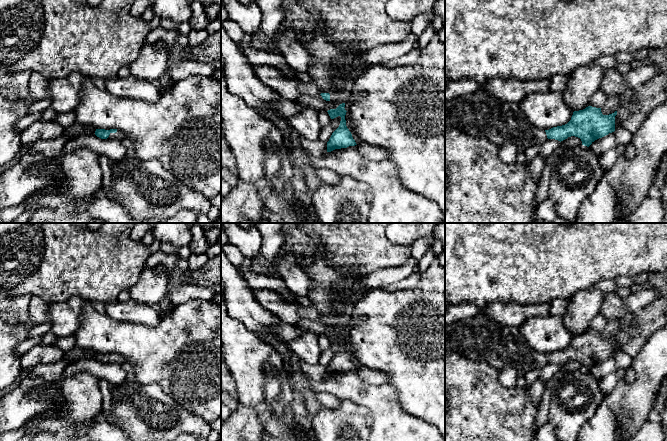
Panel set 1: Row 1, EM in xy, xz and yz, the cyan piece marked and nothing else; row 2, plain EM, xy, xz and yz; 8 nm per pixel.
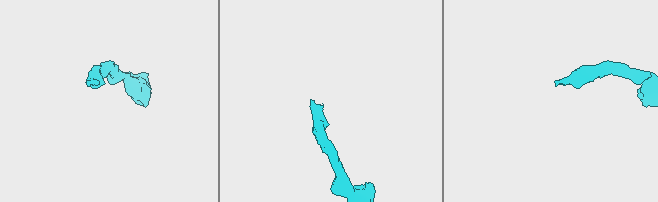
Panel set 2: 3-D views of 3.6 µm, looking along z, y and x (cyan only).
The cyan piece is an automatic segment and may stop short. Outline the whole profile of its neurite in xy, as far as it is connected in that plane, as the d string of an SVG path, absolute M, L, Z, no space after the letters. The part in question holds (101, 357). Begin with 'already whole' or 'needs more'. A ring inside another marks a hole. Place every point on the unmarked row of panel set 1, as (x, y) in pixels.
needs more; M96 353L95 359L101 363L117 364L120 366L126 361L122 355L117 353Z

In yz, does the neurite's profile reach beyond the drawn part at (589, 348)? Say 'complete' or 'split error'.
split error

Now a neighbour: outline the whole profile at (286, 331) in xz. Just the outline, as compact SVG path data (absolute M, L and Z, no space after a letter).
M280 319L279 324L270 327L269 331L276 336L284 339L286 342L289 342L292 339L302 335L305 330L295 325L288 324Z

